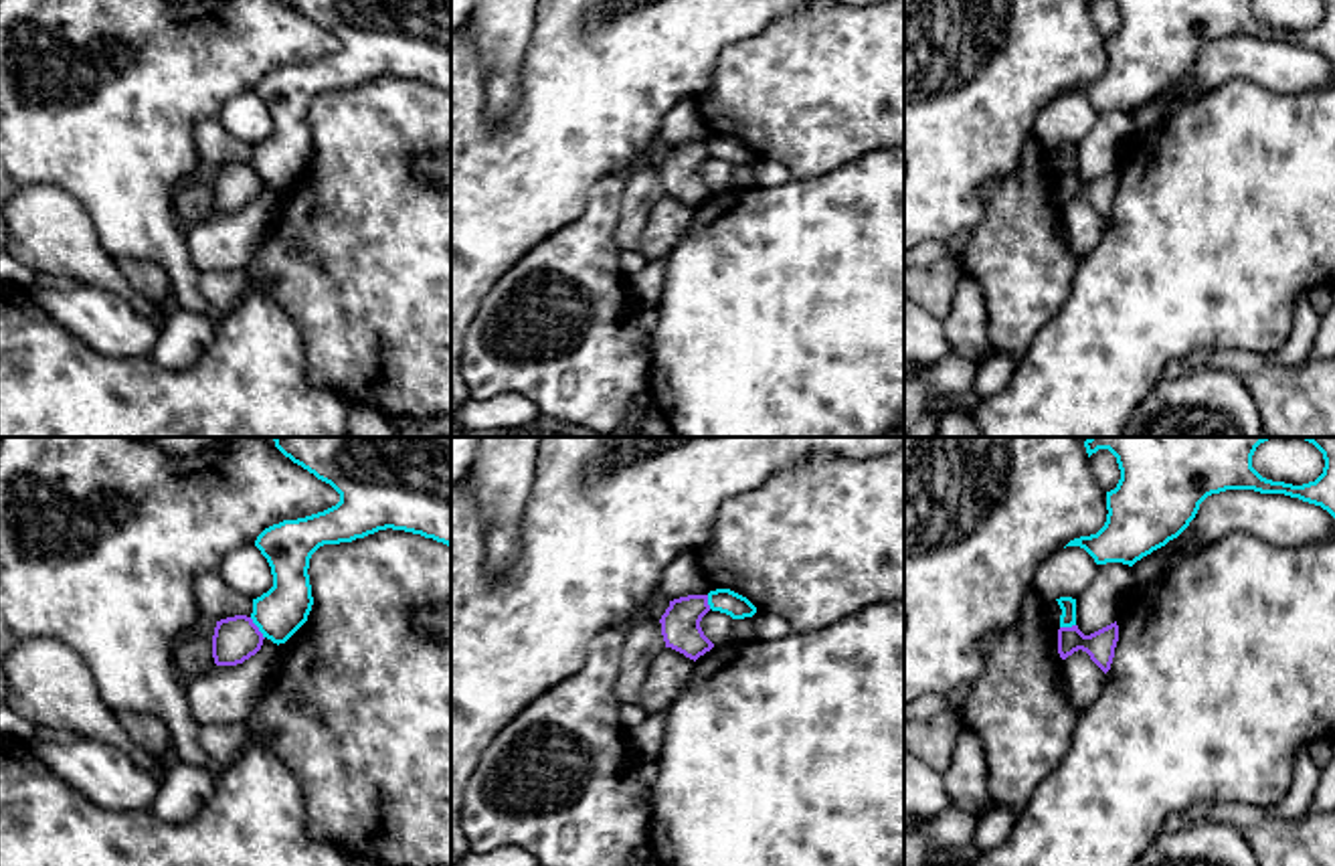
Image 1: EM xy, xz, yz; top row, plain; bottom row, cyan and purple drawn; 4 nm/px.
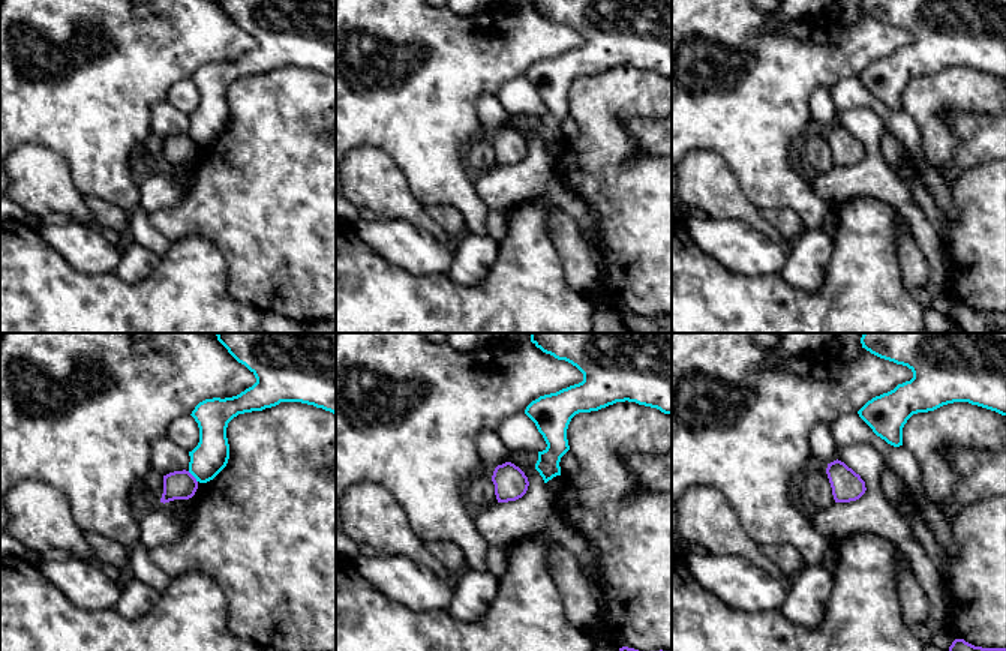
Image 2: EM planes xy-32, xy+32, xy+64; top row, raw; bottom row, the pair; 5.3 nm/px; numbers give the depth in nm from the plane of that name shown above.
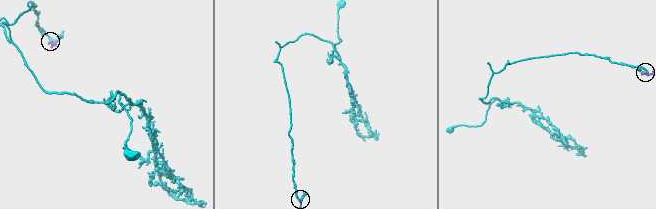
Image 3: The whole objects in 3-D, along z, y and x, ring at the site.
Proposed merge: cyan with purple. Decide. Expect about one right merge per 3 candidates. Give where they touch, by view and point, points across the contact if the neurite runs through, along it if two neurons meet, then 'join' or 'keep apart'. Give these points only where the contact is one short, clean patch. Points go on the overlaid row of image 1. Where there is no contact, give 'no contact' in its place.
contact xy (257, 626); border xy (249, 618), (263, 638); keep apart

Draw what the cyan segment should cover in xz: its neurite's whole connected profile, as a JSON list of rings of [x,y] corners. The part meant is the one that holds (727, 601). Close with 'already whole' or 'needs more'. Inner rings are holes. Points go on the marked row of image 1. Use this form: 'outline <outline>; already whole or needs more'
outline [[[716,589],[708,593],[708,605],[712,611],[730,615],[732,619],[752,617],[756,607],[742,595],[730,589]]]; already whole

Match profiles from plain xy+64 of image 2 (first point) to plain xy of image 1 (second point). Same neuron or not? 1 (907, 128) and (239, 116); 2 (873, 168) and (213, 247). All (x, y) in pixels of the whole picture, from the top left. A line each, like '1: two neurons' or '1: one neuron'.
1: one neuron
2: one neuron

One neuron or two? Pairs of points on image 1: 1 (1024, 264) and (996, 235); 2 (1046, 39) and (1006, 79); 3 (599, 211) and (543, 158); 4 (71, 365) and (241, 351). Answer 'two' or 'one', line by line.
1: one
2: one
3: two
4: one

